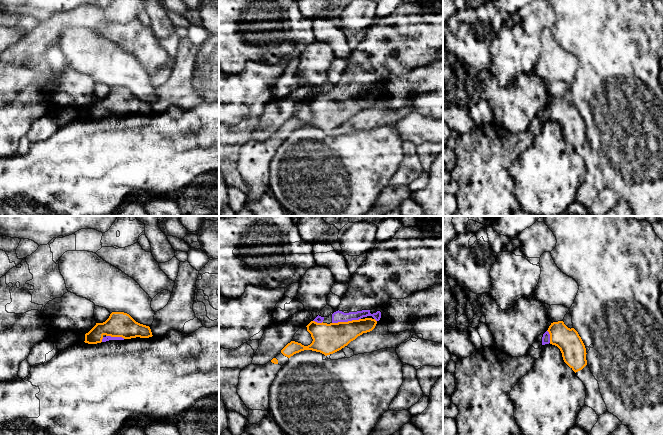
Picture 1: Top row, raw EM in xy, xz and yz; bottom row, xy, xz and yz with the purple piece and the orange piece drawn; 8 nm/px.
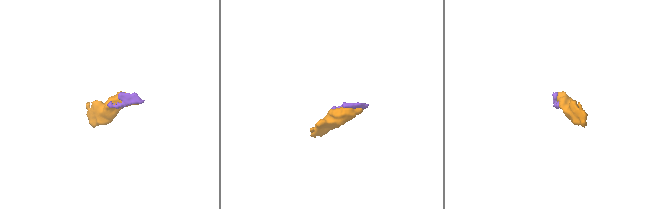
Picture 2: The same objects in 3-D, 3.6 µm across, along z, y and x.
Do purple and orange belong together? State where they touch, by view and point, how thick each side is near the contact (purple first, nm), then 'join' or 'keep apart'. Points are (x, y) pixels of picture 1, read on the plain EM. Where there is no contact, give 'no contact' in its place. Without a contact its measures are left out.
meets purple in xz at (346, 97); 90 nm thick on the purple side, 240 nm on the other; join

